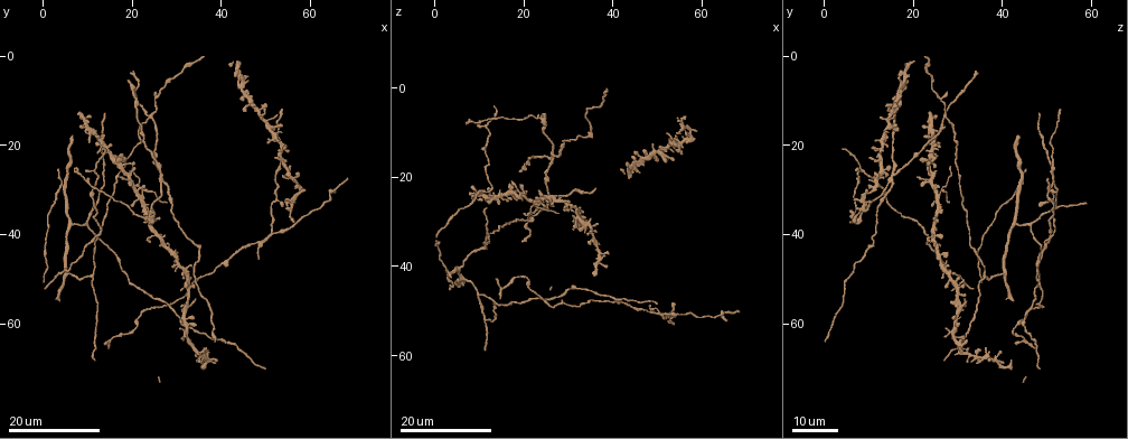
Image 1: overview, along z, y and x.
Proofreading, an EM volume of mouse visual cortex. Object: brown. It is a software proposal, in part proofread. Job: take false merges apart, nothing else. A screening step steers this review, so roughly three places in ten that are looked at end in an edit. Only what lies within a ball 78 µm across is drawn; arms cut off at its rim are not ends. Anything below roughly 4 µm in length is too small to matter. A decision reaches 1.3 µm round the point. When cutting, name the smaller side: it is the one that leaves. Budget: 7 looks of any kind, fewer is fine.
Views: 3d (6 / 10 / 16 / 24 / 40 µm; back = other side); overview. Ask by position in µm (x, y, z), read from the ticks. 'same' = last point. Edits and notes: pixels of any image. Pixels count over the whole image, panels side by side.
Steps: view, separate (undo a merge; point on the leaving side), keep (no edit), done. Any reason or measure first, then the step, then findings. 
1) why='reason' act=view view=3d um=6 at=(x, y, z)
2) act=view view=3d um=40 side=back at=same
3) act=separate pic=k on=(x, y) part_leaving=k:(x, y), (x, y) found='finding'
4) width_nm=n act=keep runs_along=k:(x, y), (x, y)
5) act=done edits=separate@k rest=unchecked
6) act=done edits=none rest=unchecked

why='three-way junction' act=view view=3d um=16 at=(22.5, 30.5, 26.5)

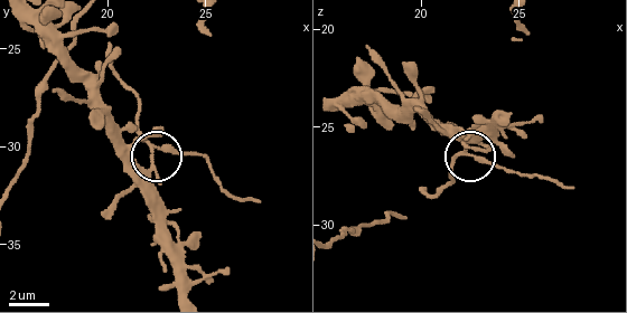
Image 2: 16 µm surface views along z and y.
act=view view=3d um=10 at=(22.7, 30.1, 26.5)

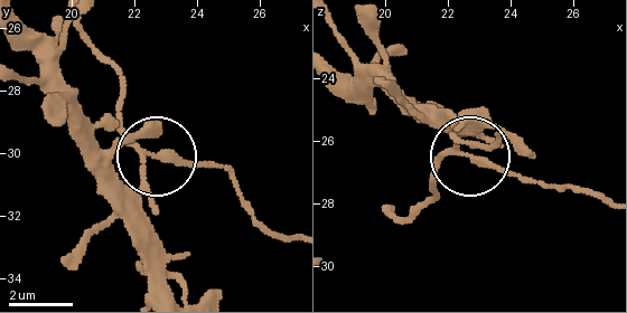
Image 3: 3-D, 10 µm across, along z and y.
arms=3 act=separate pic=3 on=(165, 153) part_leaving=3:(147, 181), (123, 120), (118, 72), (83, 24) found='two neurons meet here'

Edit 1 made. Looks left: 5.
why='redraw' act=view view=overview

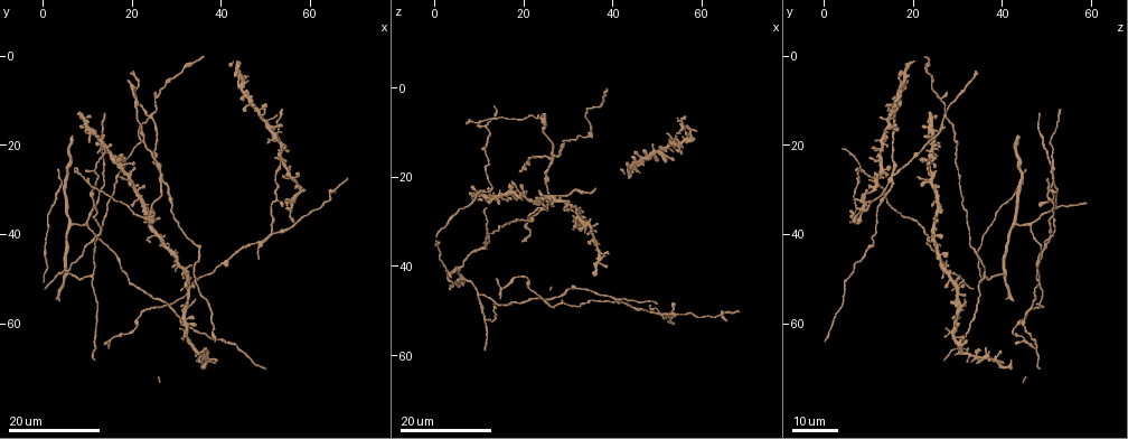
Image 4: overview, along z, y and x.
why='three-way junction' act=view view=3d um=16 at=(28.5, 56.0, 47.0)

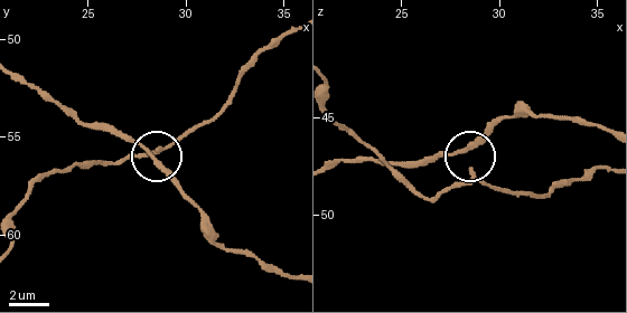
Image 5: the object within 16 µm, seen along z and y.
act=view view=3d um=6 at=(28.1, 55.9, 46.6)

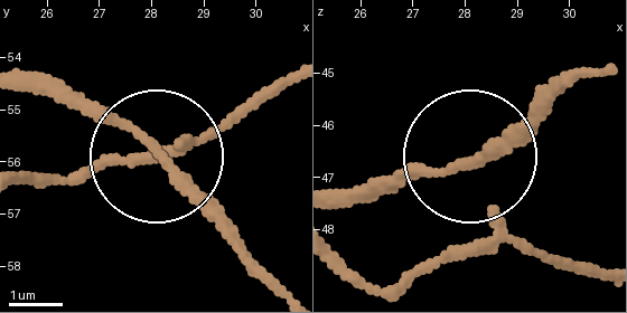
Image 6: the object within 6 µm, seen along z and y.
arms=3 act=keep runs_along=6:(333, 196), (493, 151), (569, 79) found='continuous, no second neuron'

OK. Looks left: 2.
why='three-way junction' act=view view=3d um=16 at=(11.5, 33.5, 52.0)

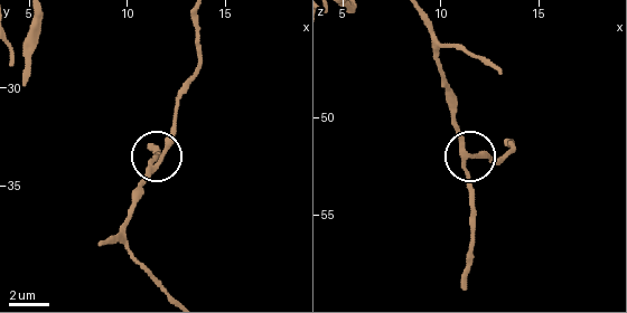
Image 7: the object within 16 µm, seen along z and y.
act=view view=3d um=10 at=(11.6, 33.8, 51.8)

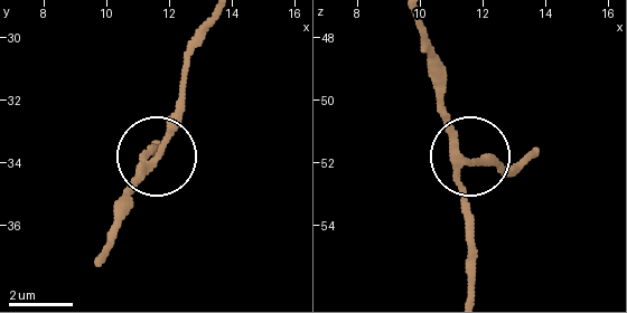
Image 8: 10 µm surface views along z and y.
arms=3 act=keep runs_along=8:(420, 25), (450, 138), (466, 159), (456, 178), (464, 230) found='one neuron here'

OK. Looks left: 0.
act=done edits=separate@3 rest=unchecked

